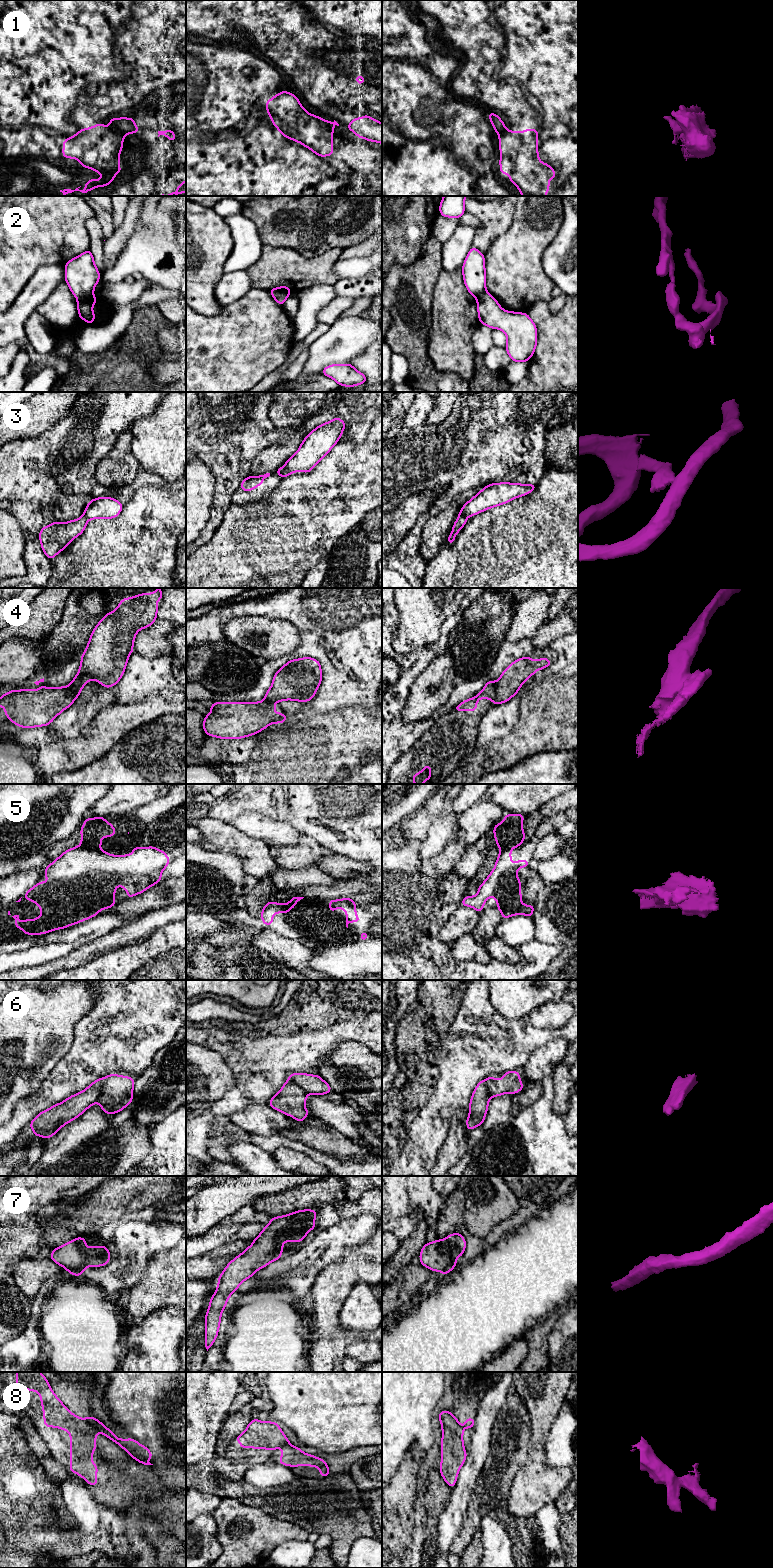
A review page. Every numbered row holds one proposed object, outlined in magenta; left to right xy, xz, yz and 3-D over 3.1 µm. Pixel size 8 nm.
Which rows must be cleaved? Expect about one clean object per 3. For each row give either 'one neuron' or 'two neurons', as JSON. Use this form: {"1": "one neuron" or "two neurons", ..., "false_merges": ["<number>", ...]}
{"1": "two neurons", "2": "two neurons", "3": "two neurons", "4": "two neurons", "5": "two neurons", "6": "two neurons", "7": "one neuron", "8": "two neurons", "false_merges": ["1", "2", "3", "4", "5", "6", "8"]}

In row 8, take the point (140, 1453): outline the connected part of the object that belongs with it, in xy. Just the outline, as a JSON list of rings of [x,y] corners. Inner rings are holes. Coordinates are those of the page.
[[[86,1417],[85,1420],[87,1420],[95,1430],[101,1432],[110,1440],[120,1445],[136,1461],[144,1465],[153,1465],[148,1461],[148,1459],[150,1457],[154,1457],[155,1455],[153,1455],[147,1447],[139,1444],[135,1439],[117,1438],[110,1429],[105,1427],[104,1424],[98,1421],[95,1417]]]

